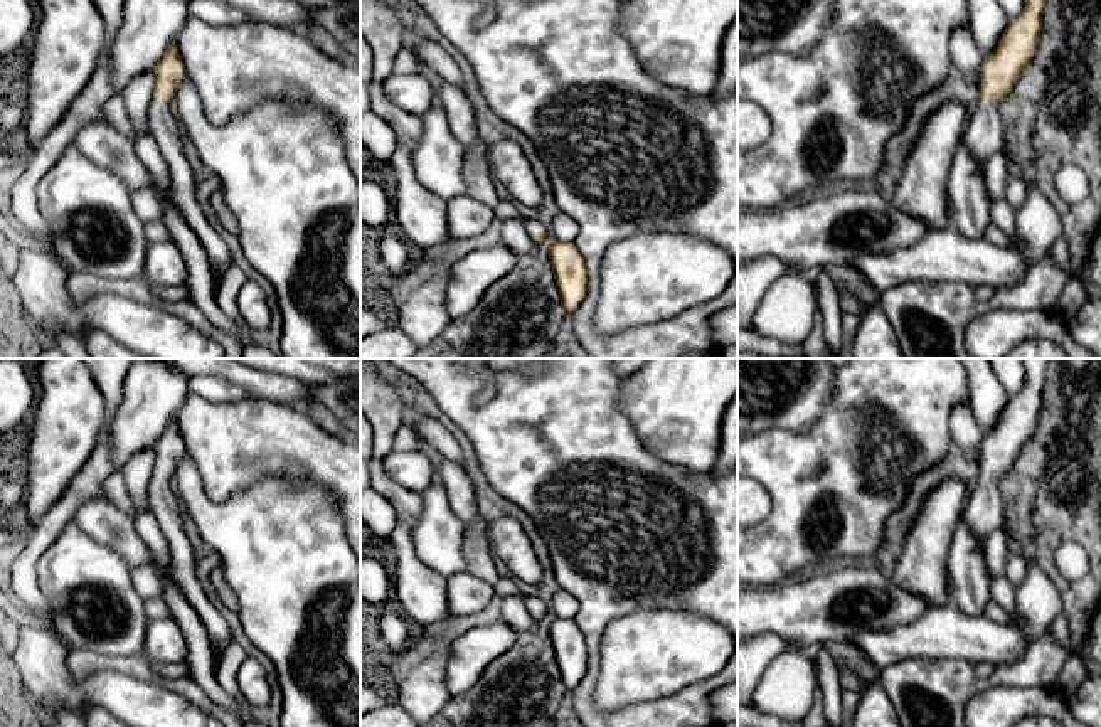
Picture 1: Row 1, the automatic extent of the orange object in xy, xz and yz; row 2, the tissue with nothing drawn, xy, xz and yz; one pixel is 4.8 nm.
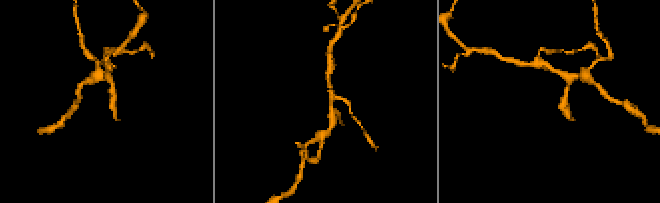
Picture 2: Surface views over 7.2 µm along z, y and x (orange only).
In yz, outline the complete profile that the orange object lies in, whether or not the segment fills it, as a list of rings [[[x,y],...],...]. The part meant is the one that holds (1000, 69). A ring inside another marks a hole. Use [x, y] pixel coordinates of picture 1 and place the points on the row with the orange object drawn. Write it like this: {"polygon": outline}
{"polygon": [[[1025,0],[1024,12],[1019,17],[1008,20],[997,49],[981,62],[978,108],[975,114],[966,121],[961,140],[981,170],[987,158],[993,151],[1000,150],[1003,145],[998,103],[1013,89],[1015,82],[1024,76],[1025,67],[1029,66],[1037,50],[1039,35],[1042,30],[1044,8],[1045,0]]]}

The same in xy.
{"polygon": [[[175,40],[153,67],[153,98],[148,108],[150,135],[163,153],[177,209],[194,229],[212,266],[224,274],[232,264],[229,247],[210,226],[195,197],[195,175],[184,148],[184,128],[172,109],[178,82],[187,76],[184,59]]]}

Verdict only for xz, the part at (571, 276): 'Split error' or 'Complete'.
Split error

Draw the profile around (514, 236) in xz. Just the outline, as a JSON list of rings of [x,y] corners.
[[[524,217],[500,220],[500,242],[517,256],[527,254],[534,247],[527,232],[527,220]]]

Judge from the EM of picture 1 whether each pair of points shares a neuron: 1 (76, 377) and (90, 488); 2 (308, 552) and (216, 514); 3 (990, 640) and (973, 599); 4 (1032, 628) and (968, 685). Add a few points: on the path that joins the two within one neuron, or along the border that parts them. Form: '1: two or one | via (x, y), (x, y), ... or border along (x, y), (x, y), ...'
1: two | border along (103, 424), (96, 446), (63, 492)
2: one | via (285, 549), (270, 535), (239, 529)
3: two | border along (952, 601), (968, 615), (983, 616)
4: two | border along (1049, 630), (1031, 643)

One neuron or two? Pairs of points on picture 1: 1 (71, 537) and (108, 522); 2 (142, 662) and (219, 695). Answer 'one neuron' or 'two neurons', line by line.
1: two neurons
2: two neurons

